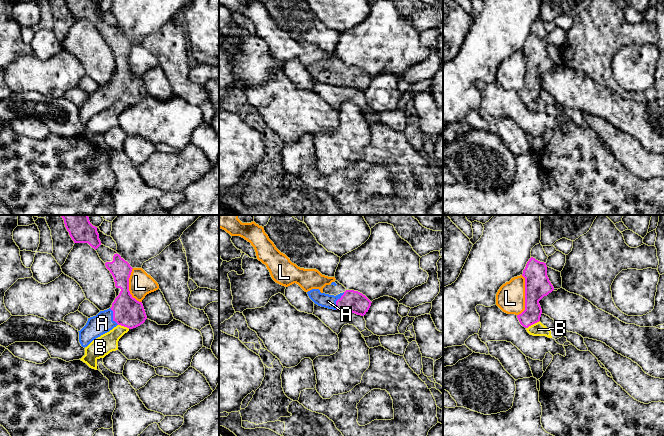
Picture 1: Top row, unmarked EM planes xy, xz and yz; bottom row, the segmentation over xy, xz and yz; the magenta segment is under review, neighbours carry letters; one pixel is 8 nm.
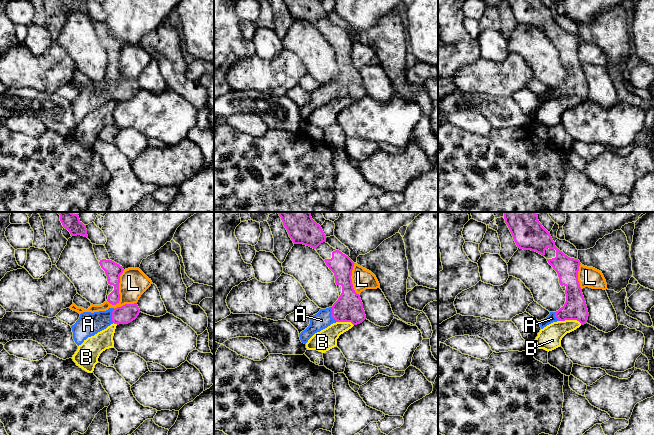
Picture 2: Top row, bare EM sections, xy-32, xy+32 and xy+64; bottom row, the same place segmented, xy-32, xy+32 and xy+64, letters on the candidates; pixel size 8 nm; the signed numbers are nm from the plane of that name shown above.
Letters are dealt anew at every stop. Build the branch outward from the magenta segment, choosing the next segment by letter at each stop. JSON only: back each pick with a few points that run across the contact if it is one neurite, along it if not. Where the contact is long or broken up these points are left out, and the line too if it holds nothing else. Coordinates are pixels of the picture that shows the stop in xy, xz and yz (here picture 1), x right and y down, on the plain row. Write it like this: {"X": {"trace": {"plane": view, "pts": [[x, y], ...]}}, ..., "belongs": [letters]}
{"A": {"trace": {"plane": "xz", "pts": [[353, 77], [336, 77], [328, 77]]}}, "belongs": ["A"]}

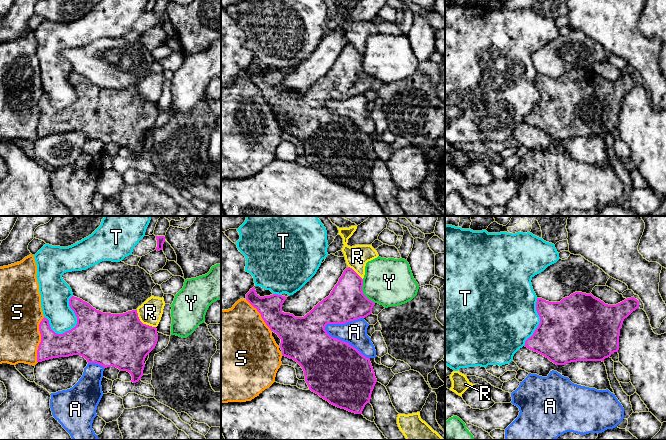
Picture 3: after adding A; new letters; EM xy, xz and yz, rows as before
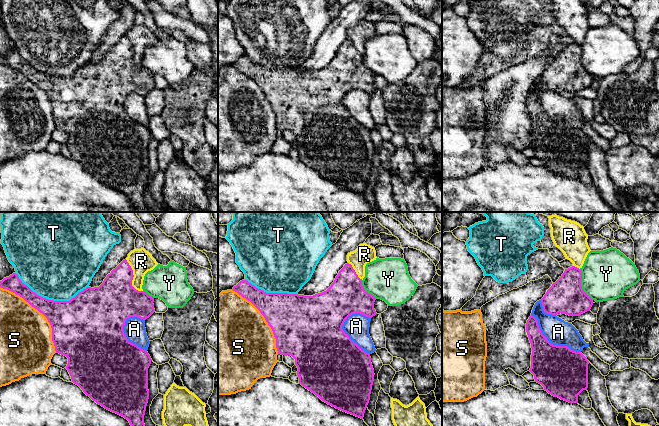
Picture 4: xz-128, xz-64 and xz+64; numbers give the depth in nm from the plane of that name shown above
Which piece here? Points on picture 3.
{"belongs": []}

